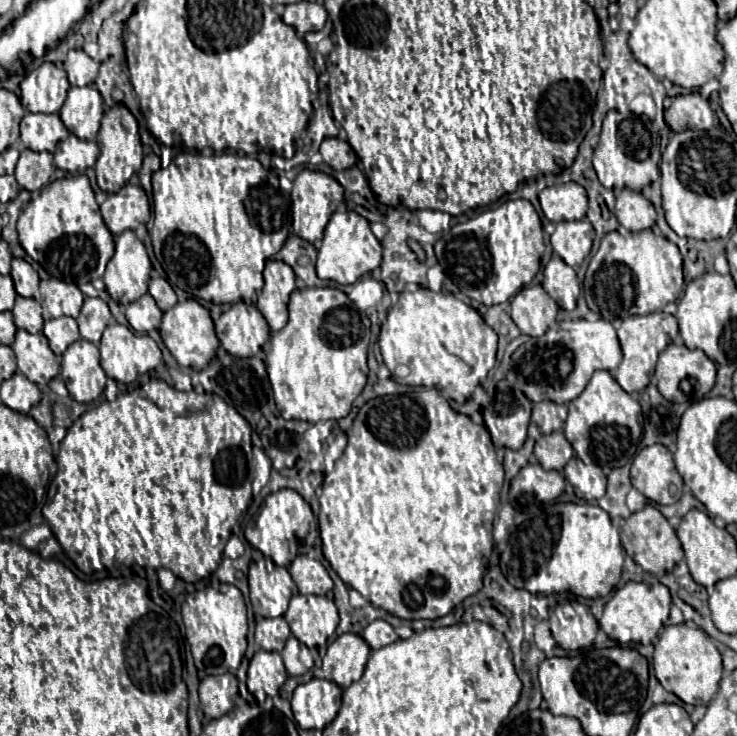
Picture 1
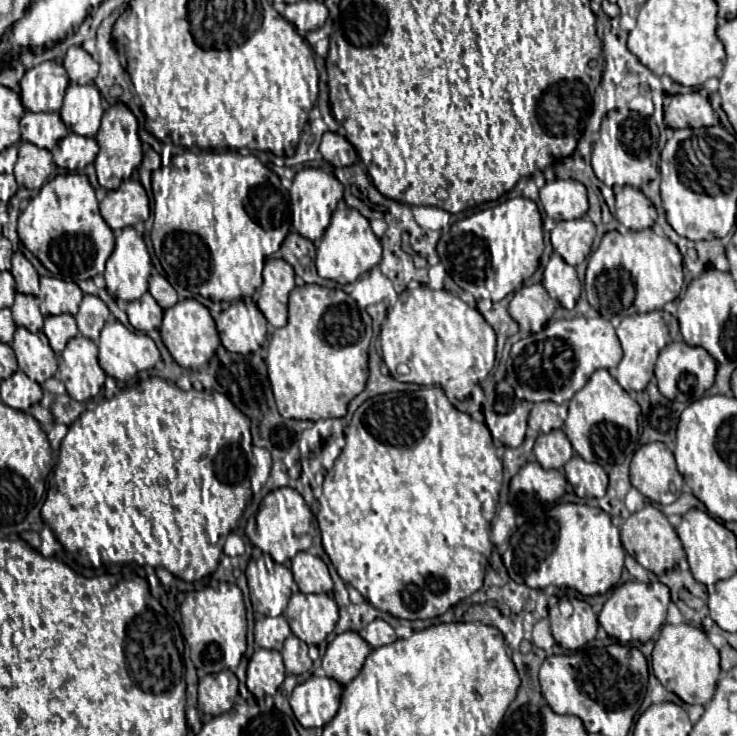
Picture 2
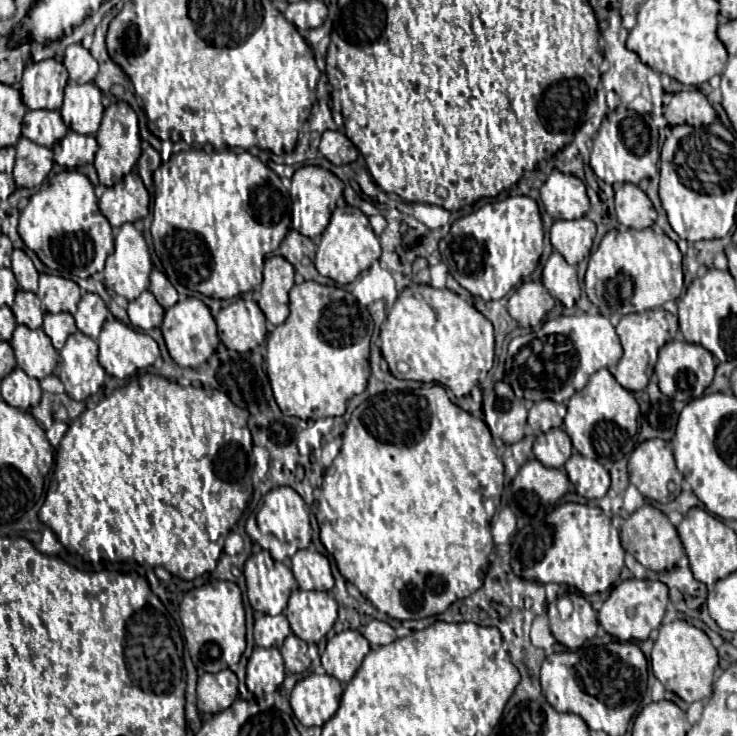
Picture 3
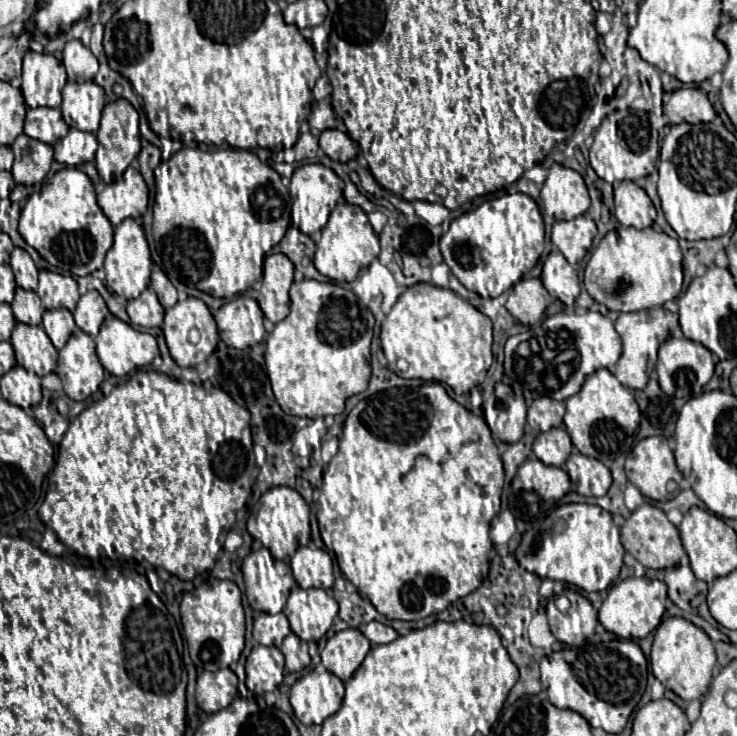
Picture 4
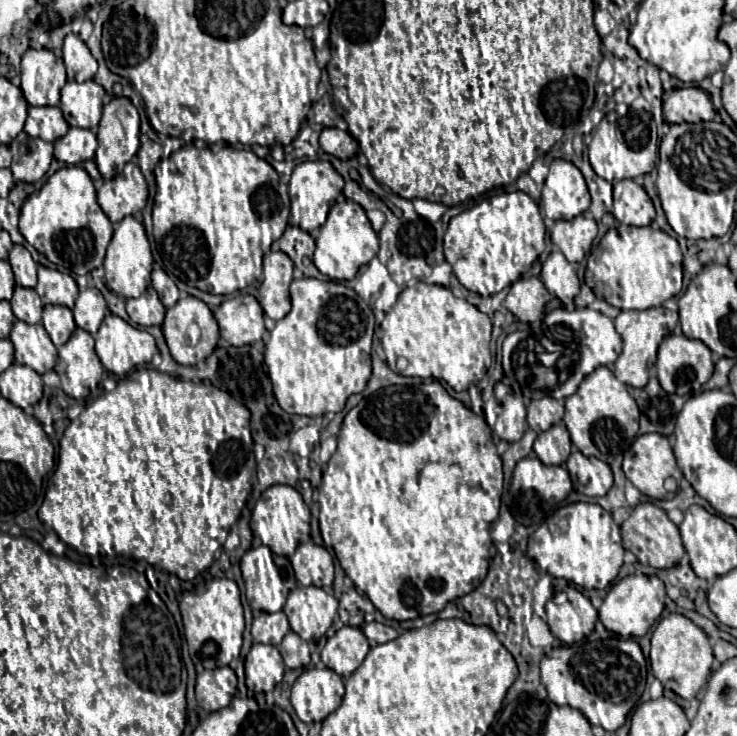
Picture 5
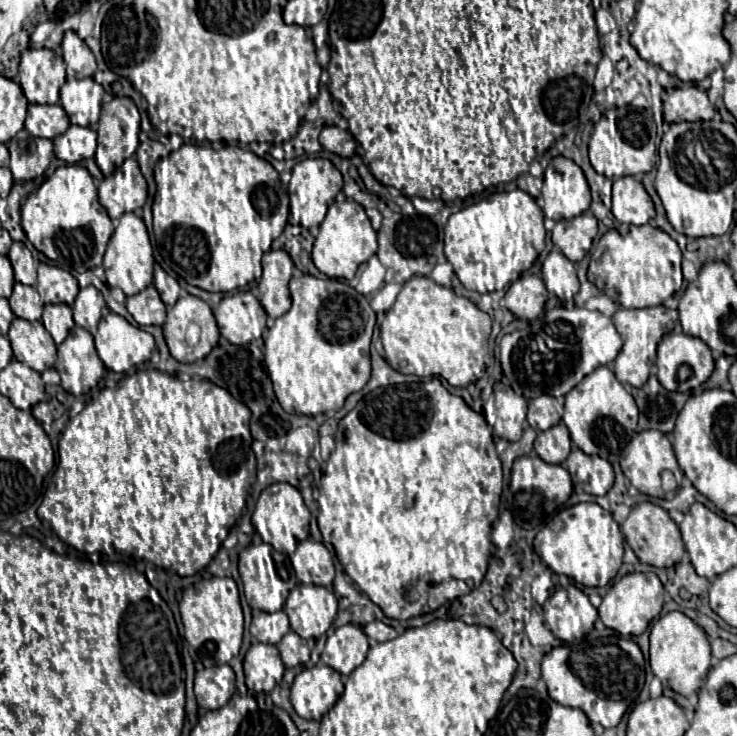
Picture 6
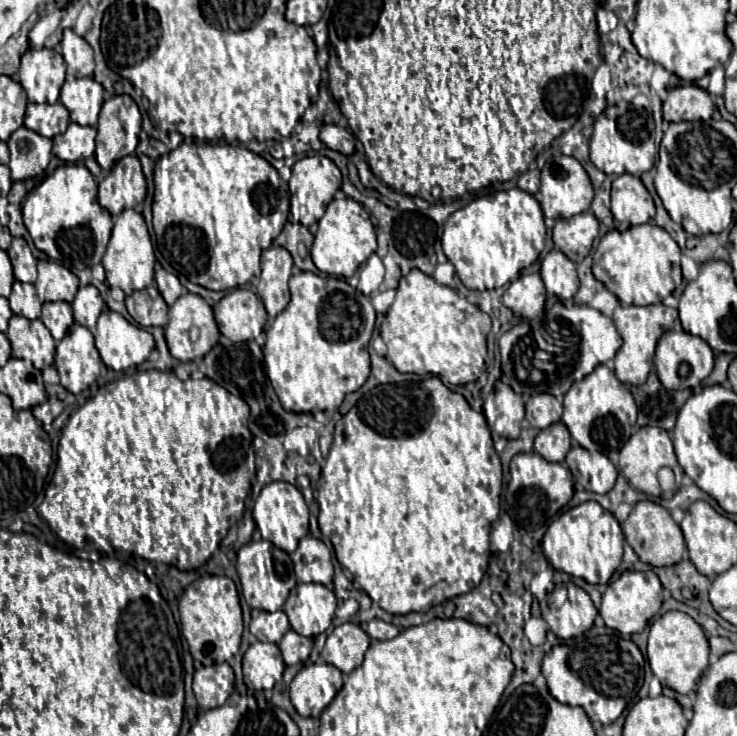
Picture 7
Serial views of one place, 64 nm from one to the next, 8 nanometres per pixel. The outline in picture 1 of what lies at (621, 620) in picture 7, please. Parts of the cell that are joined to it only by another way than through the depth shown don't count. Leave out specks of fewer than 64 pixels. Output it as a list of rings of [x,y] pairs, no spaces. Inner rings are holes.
[[[628,582],[620,590],[614,592],[610,602],[604,606],[604,614],[600,618],[600,628],[608,634],[608,638],[616,640],[618,644],[650,644],[658,632],[668,624],[672,600],[670,592],[662,584],[646,586],[644,582]]]

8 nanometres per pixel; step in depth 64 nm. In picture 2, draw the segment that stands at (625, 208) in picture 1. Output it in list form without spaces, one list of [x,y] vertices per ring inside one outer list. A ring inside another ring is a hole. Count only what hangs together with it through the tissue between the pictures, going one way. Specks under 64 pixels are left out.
[[[632,186],[614,188],[616,192],[616,218],[628,230],[644,230],[654,226],[656,208],[654,204]]]

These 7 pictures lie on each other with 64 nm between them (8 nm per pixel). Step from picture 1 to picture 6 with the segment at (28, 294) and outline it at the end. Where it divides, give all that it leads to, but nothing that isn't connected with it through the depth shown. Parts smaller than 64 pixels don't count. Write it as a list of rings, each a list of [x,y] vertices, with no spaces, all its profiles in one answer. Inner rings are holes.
[[[14,242],[8,252],[8,258],[12,262],[16,282],[34,286],[36,284],[36,266],[34,266],[30,250],[22,242]]]

